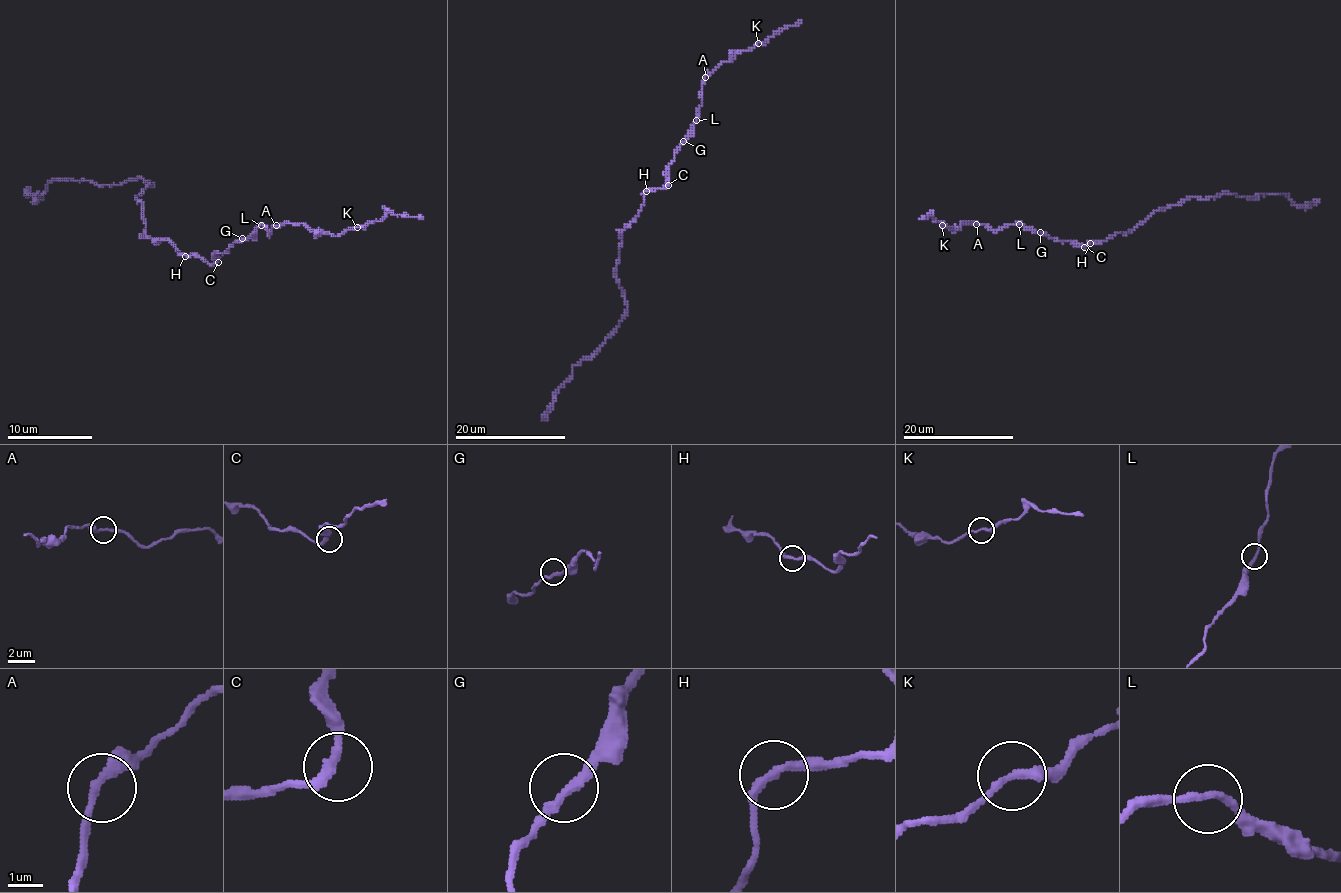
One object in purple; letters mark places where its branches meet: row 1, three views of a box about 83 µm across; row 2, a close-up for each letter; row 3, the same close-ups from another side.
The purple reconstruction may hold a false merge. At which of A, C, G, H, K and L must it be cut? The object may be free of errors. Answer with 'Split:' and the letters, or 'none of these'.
Split: none of these

